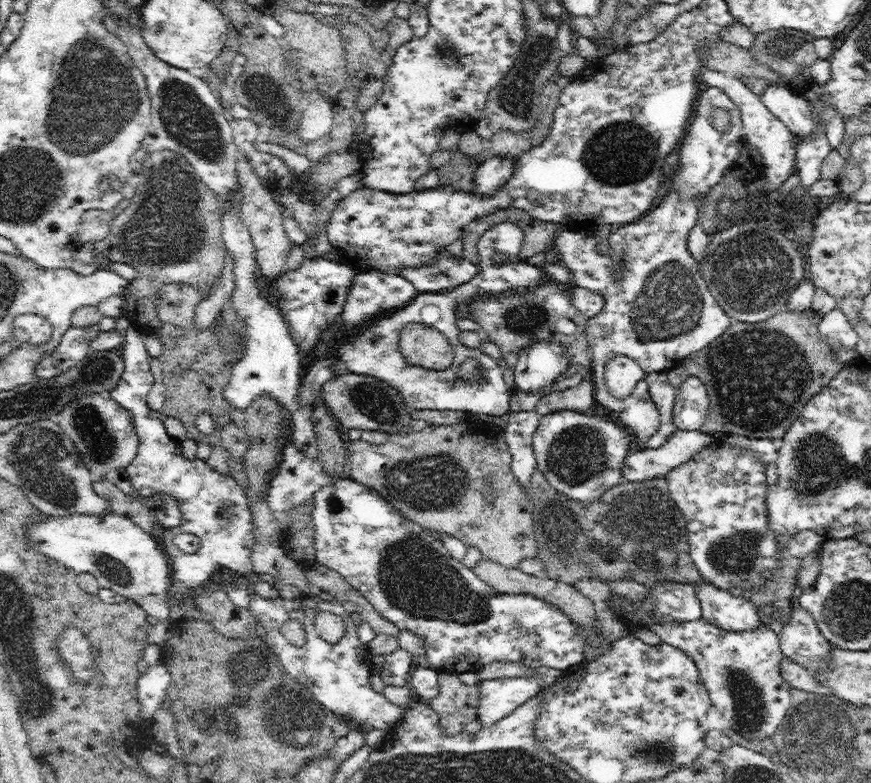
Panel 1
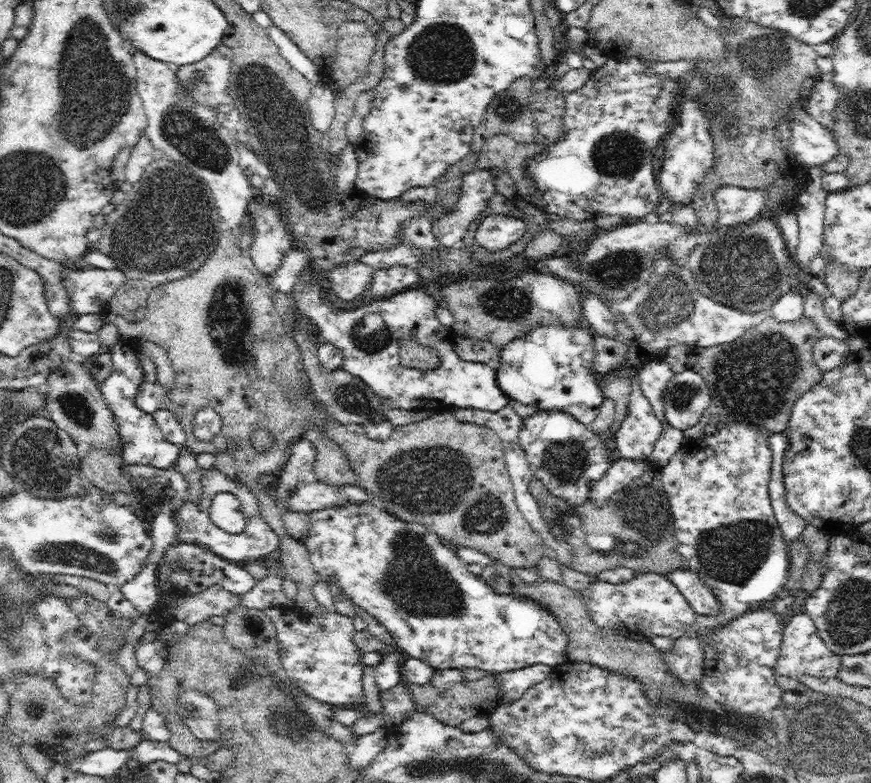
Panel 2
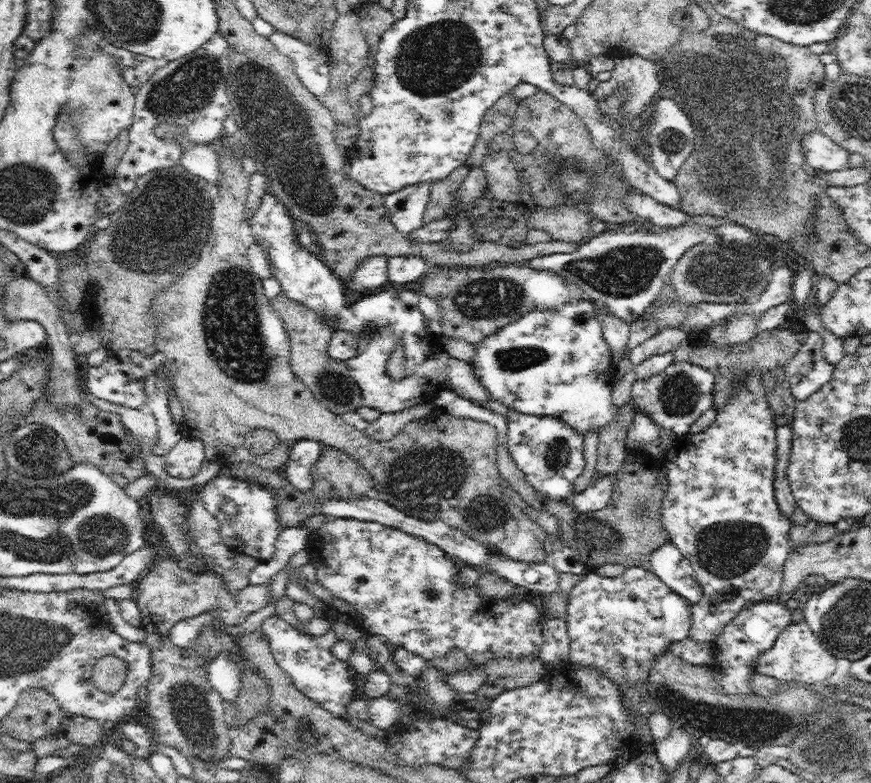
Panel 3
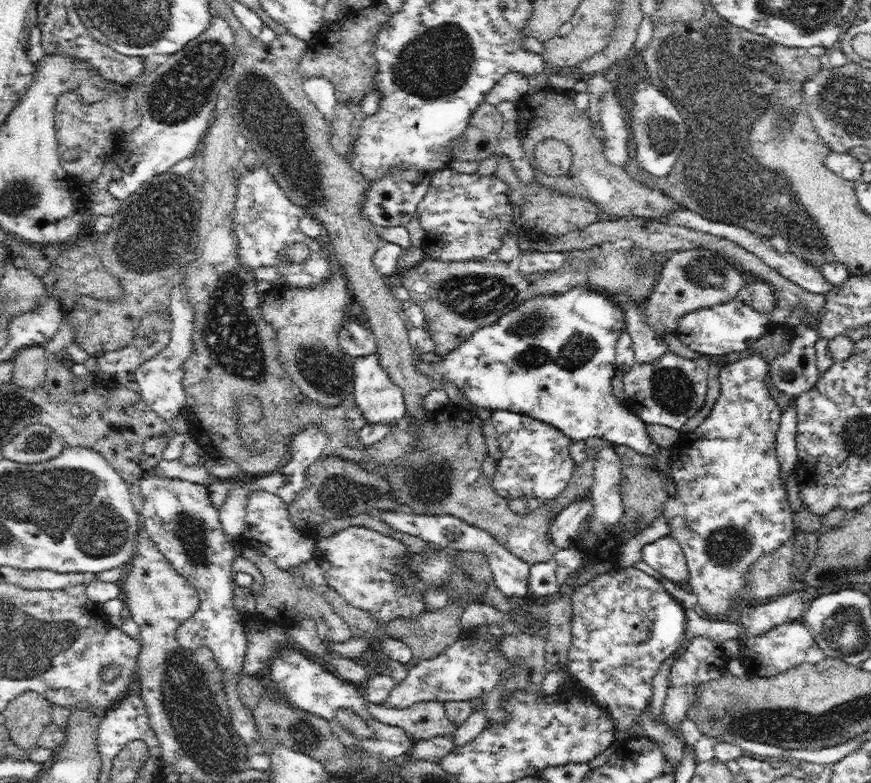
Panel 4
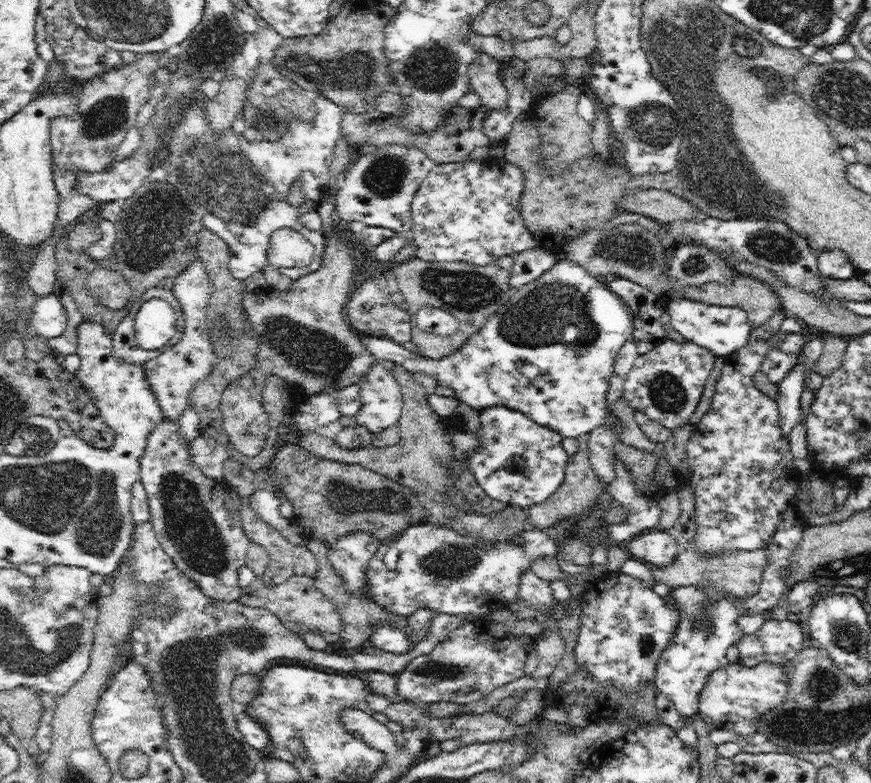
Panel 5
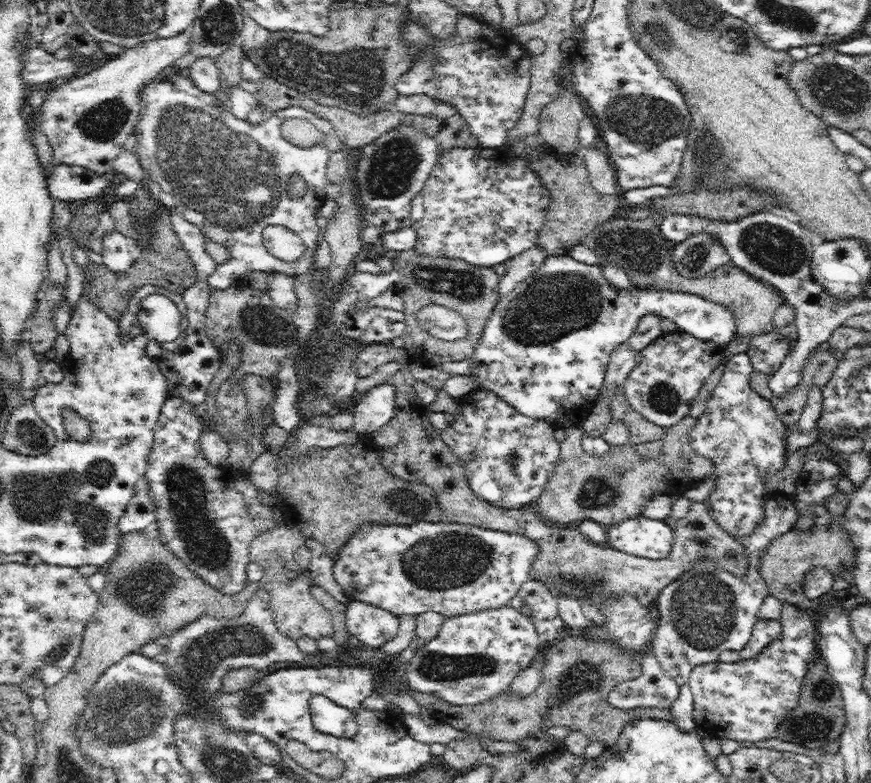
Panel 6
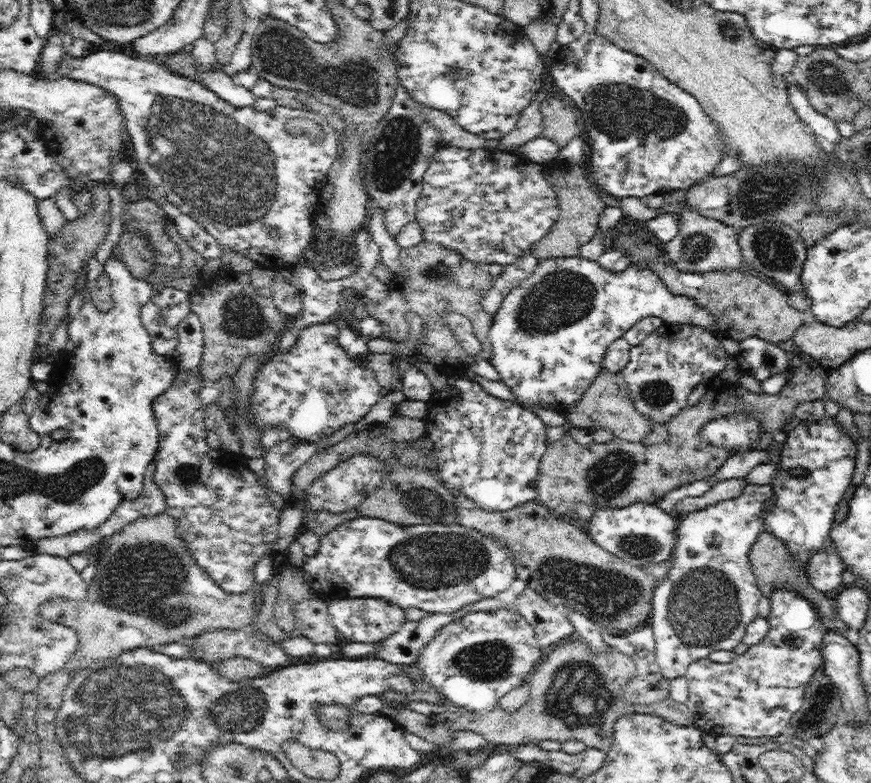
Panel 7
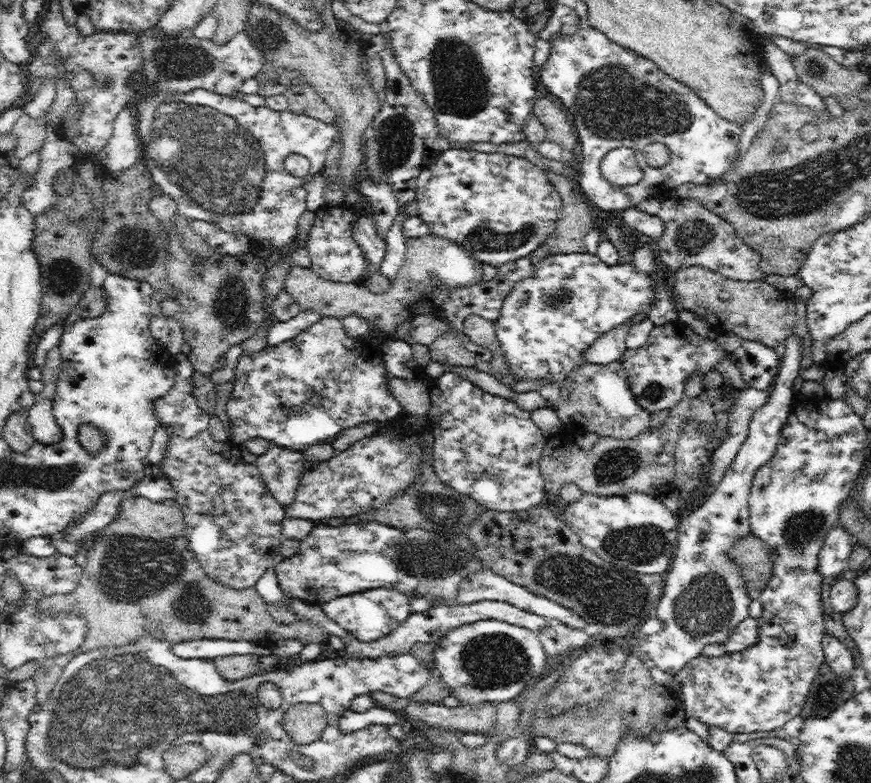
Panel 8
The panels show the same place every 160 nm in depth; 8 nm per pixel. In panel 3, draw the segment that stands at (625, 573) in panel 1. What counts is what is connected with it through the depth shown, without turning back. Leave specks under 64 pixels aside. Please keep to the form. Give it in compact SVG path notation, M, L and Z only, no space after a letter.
M498 442L496 448L496 467L503 478L508 481L509 486L520 494L521 498L532 508L549 512L559 520L559 539L567 547L581 554L583 563L590 571L602 568L608 563L622 564L625 568L638 566L650 571L649 559L652 550L660 548L662 544L669 541L668 531L663 527L660 518L665 493L663 477L658 473L660 472L658 470L660 460L654 458L650 452L628 449L620 470L614 473L614 490L612 490L608 506L602 510L587 513L578 511L570 499L566 500L567 503L557 501L528 485L524 473L513 461L508 447L501 442Z

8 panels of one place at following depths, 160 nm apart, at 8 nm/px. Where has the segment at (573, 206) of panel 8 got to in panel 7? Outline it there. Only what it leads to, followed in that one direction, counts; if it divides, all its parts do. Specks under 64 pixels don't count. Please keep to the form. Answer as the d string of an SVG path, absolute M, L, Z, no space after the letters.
M577 168L575 173L570 171L566 177L552 172L548 174L550 185L554 188L560 204L559 217L555 226L550 229L548 234L544 235L542 240L535 242L531 248L531 253L538 261L544 261L550 258L574 257L579 256L579 248L590 242L597 232L598 218L606 208L606 204L600 199L599 187L596 186L594 179L590 177L589 172L583 168Z

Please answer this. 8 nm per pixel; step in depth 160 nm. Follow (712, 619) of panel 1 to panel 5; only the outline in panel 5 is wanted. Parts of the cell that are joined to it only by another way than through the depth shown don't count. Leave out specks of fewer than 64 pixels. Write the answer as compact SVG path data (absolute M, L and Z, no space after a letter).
M655 528L628 540L623 548L631 557L647 564L670 566L676 558L678 543L673 531L664 532Z

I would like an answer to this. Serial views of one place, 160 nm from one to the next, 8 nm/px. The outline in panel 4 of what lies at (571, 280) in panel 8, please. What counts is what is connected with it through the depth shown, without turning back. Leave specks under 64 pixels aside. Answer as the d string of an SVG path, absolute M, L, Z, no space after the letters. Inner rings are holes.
M576 284L570 286L570 290L566 290L564 294L559 291L552 291L550 294L546 293L543 296L531 298L530 301L522 302L518 308L510 310L508 314L500 316L499 320L493 325L484 326L475 330L474 334L471 334L468 340L464 340L462 344L456 346L454 350L451 350L448 354L444 355L440 362L434 362L434 364L428 364L423 360L416 360L416 371L418 373L426 374L426 377L430 377L430 380L435 385L441 386L445 382L452 382L462 390L462 393L466 395L469 402L472 402L479 408L486 408L487 410L508 410L516 414L526 414L529 417L546 422L549 425L556 427L562 431L564 435L573 441L586 440L587 438L600 437L607 442L614 445L626 445L636 450L640 454L648 454L654 457L654 454L658 452L658 445L652 441L648 431L646 431L646 423L636 414L632 413L626 405L621 404L613 393L612 378L616 374L616 343L620 338L620 335L625 330L624 309L621 304L614 302L606 294L602 294L600 291L591 289L588 285ZM736 297L724 304L714 305L710 308L698 308L698 310L684 314L678 320L673 337L703 355L718 356L739 353L748 349L769 327L771 327L770 314L760 313ZM358 319L347 320L339 330L339 345L342 352L354 359L377 352L374 333L369 327L362 326Z

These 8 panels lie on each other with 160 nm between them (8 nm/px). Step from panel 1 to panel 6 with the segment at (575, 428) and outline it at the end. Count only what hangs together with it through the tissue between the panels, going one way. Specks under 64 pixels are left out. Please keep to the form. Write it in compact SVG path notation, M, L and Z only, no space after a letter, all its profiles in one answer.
M474 389L458 400L461 413L452 414L453 425L440 431L440 437L460 457L466 479L474 494L500 509L518 509L537 502L560 460L560 443L554 437L555 426L545 420L530 418L516 411L497 394Z

